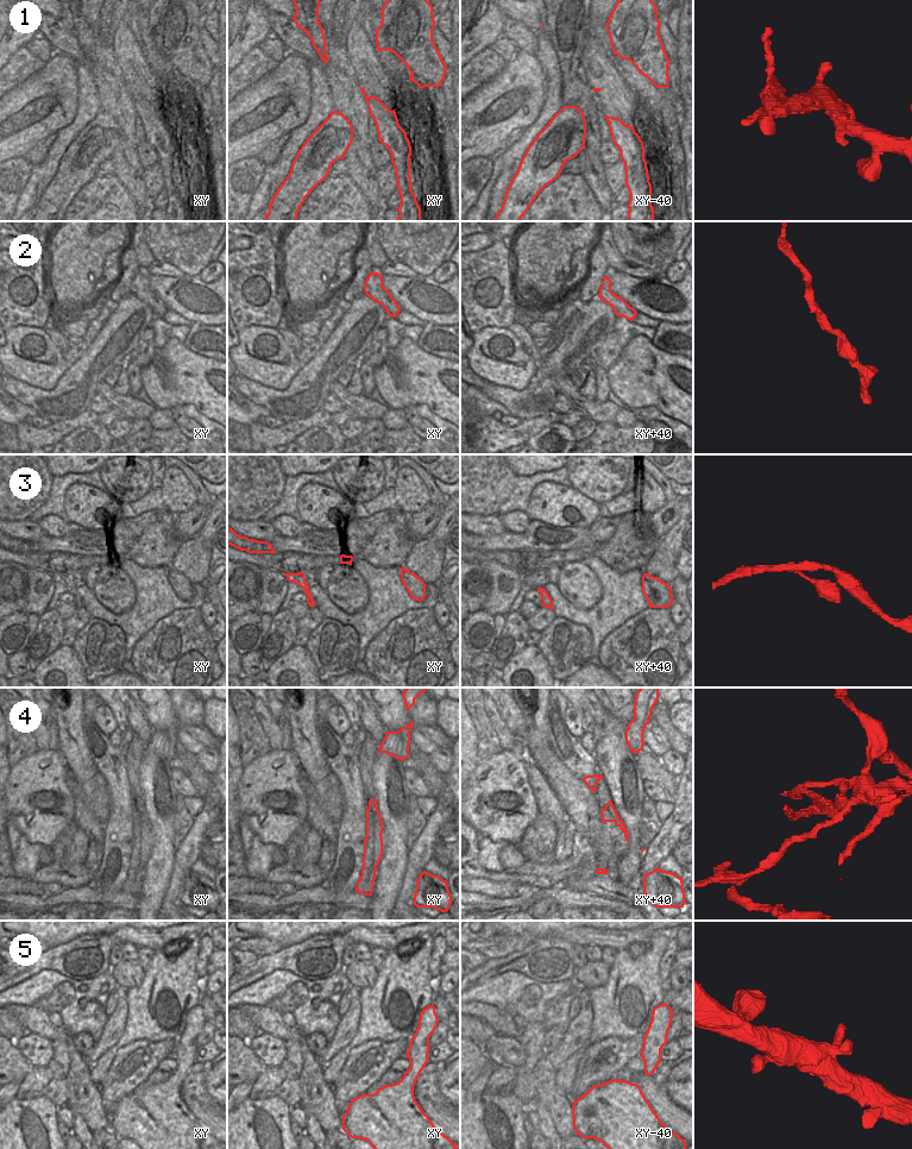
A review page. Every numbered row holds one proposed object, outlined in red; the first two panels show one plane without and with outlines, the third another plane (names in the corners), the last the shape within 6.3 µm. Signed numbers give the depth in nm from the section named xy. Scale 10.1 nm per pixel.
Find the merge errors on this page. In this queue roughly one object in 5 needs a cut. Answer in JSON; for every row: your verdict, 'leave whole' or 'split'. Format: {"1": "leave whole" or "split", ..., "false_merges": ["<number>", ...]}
{"1": "split", "2": "leave whole", "3": "leave whole", "4": "split", "5": "leave whole", "false_merges": ["1", "4"]}

